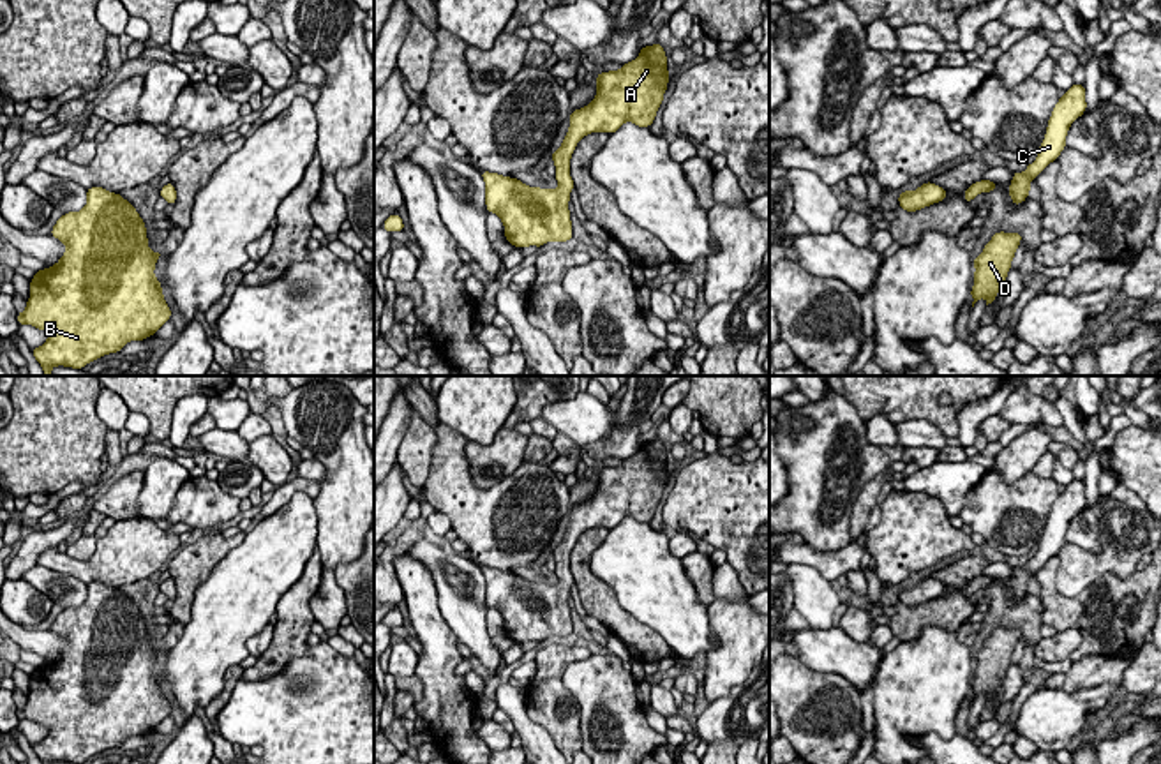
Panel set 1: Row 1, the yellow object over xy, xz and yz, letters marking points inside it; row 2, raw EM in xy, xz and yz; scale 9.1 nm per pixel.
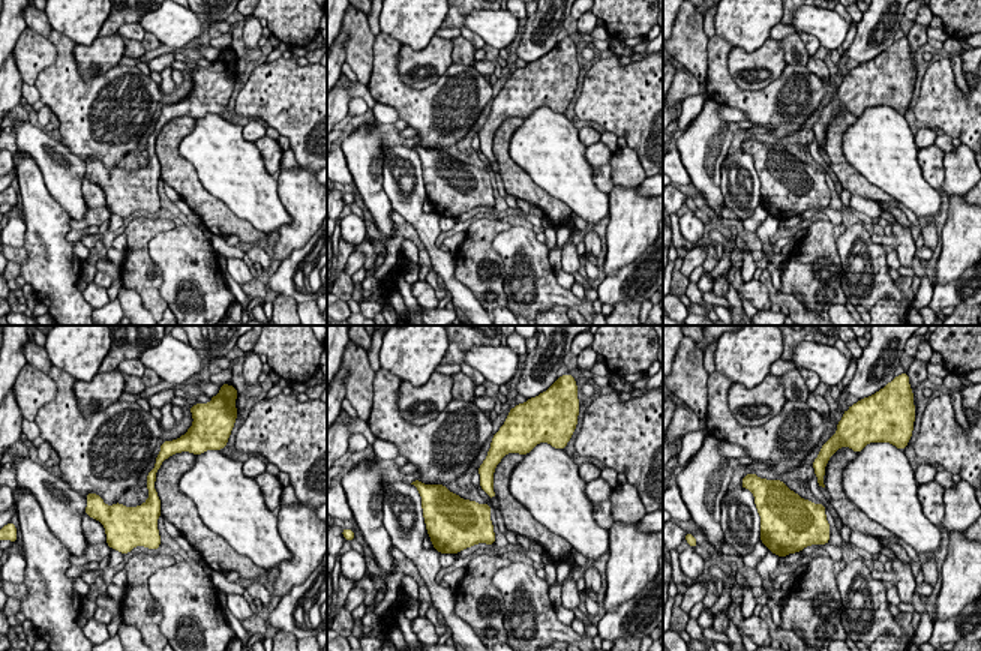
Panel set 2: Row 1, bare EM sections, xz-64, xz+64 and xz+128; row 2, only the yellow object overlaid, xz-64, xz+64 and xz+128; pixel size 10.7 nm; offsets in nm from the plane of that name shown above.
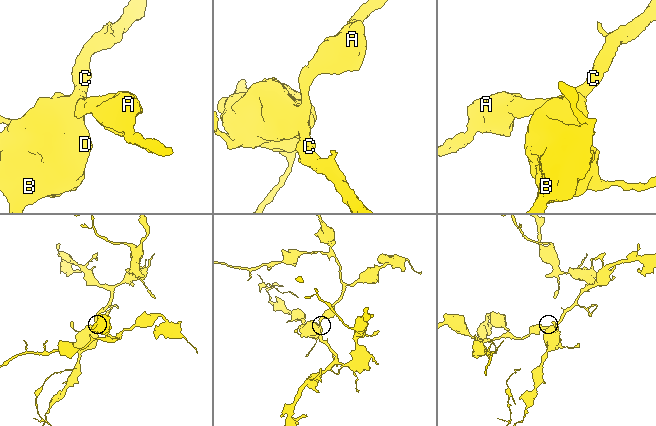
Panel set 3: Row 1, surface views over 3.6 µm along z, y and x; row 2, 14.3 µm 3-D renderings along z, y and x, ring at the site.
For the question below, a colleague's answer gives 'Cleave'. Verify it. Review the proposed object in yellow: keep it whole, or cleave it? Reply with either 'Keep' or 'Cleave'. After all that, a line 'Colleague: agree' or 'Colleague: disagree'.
Keep
Colleague: disagree

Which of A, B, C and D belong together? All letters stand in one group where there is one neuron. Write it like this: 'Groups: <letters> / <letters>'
Groups: A B C D

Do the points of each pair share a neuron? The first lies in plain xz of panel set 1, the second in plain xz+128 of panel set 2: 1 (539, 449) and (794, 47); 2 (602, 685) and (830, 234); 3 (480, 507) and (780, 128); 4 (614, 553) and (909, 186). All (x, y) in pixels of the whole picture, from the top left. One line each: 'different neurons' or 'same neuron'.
1: same neuron
2: different neurons
3: same neuron
4: same neuron

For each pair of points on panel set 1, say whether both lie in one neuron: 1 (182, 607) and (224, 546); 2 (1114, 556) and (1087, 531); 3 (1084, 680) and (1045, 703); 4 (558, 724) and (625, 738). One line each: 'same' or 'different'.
1: same
2: different
3: different
4: different

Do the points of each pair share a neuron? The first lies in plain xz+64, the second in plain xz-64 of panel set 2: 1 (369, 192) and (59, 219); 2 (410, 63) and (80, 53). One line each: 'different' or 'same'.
1: same
2: same

